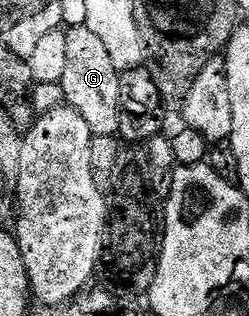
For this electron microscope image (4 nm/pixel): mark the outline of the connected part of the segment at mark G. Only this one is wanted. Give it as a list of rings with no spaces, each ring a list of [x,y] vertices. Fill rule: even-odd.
[[[75,25],[65,30],[66,38],[68,39],[68,67],[64,67],[64,79],[60,82],[64,95],[66,96],[65,104],[76,110],[80,115],[84,115],[84,123],[88,123],[88,127],[94,132],[95,137],[113,137],[118,131],[118,120],[122,114],[122,108],[120,107],[120,71],[116,67],[116,63],[112,63],[112,55],[108,55],[108,51],[104,47],[104,43],[88,26]]]

